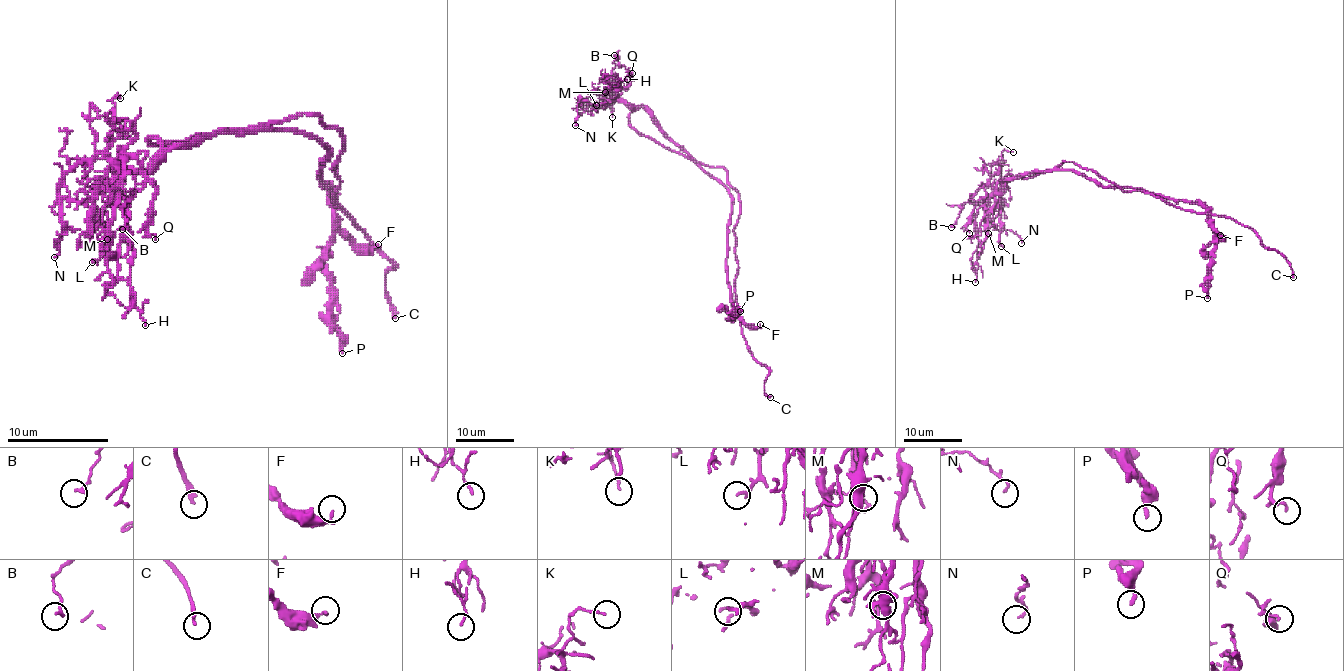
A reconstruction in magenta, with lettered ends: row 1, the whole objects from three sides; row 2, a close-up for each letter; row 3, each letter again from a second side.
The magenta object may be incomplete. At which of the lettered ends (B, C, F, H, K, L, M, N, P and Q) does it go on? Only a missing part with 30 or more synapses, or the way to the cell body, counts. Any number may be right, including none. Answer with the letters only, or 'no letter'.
C

